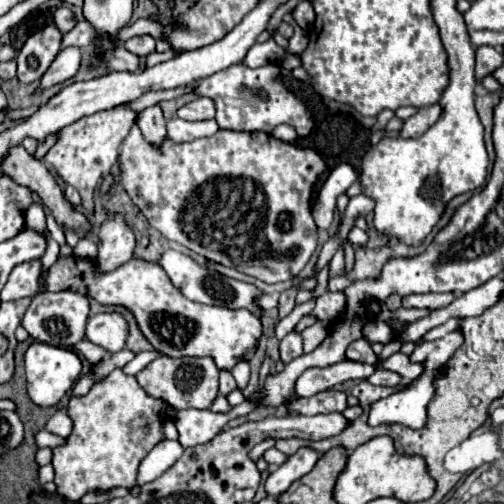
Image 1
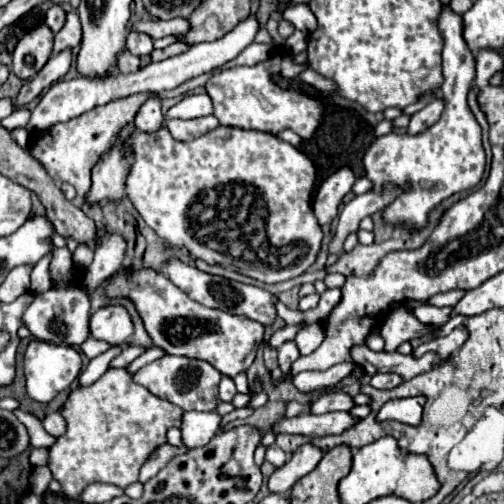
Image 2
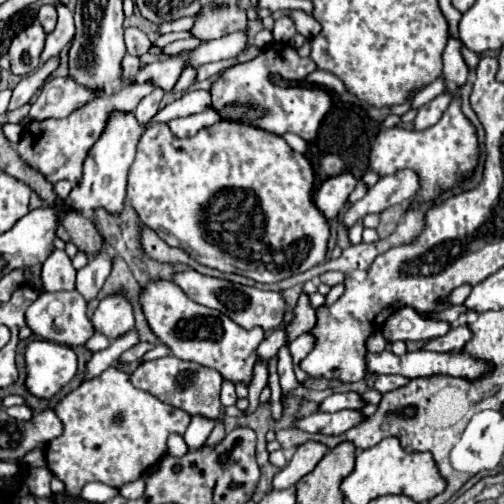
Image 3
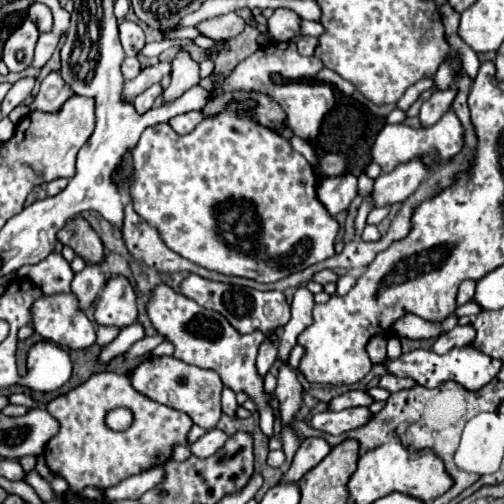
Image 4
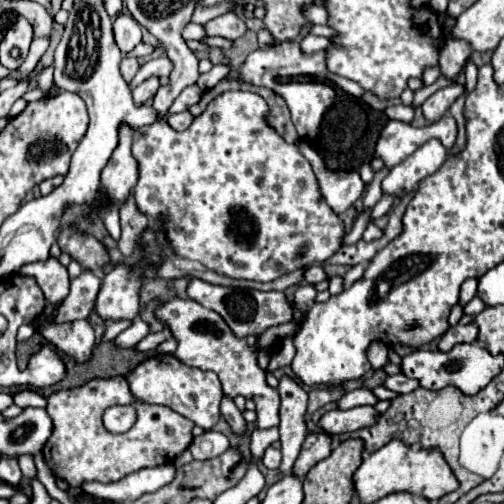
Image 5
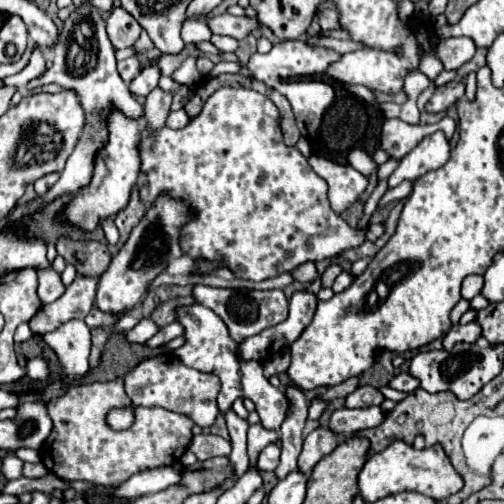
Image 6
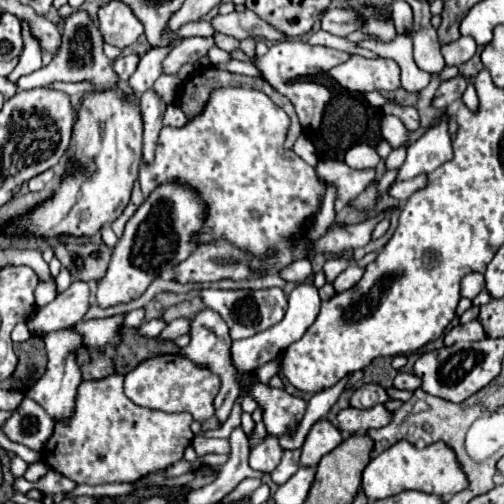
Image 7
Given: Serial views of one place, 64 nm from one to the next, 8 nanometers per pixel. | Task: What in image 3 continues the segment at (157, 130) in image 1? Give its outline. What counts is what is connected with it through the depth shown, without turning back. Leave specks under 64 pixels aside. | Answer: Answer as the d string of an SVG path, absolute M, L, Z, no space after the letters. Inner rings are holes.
M154 88L154 92L152 92L150 96L146 96L146 98L138 104L134 116L136 116L136 120L138 120L140 124L146 126L146 124L158 114L158 104L160 104L162 96L164 96L164 92L160 92L160 88Z

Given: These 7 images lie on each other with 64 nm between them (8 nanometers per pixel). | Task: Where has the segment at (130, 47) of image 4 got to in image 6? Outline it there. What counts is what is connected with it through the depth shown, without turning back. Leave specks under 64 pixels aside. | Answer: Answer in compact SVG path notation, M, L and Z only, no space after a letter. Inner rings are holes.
M114 8L110 12L110 16L106 18L106 28L114 48L134 46L134 42L140 38L142 32L140 24L124 8Z

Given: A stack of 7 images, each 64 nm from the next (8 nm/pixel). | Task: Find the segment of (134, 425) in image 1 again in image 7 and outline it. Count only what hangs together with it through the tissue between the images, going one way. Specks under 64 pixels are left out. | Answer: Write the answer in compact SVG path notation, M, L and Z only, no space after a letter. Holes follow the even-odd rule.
M112 374L100 380L86 380L78 386L72 418L54 422L54 432L40 452L48 468L76 484L96 486L136 482L182 460L186 446L194 438L190 430L192 416L142 408L126 398L122 384L124 376Z

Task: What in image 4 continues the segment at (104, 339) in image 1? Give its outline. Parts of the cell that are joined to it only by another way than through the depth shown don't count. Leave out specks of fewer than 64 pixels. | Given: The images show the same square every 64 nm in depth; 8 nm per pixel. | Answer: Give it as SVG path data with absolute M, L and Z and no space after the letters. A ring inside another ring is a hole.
M122 276L110 278L96 302L96 324L126 328L136 322L136 294L130 282Z

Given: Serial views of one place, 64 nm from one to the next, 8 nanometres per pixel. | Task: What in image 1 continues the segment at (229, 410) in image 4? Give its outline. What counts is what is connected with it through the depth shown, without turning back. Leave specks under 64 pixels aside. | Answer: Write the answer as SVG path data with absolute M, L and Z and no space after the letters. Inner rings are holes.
M220 370L220 392L226 396L228 392L236 390L236 380L232 376L232 372L228 370Z

